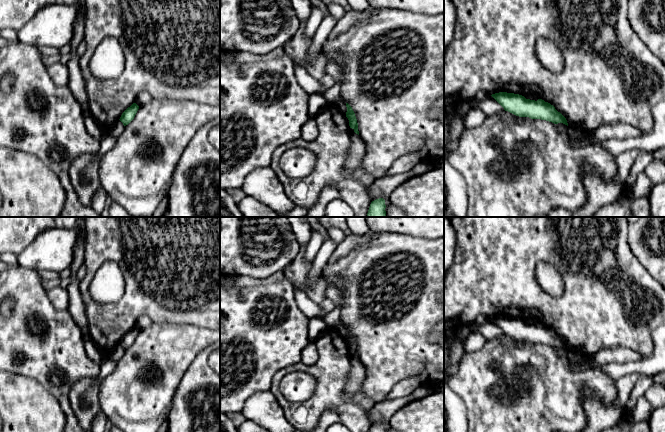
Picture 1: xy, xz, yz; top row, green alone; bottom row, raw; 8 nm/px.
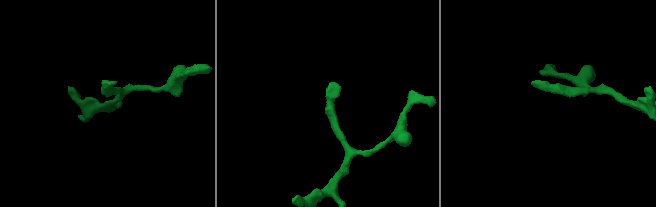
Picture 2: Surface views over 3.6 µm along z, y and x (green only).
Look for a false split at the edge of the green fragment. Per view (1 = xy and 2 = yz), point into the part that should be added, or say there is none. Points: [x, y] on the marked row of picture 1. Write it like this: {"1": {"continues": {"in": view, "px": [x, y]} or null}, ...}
{"1": {"continues": null}, "2": {"continues": null}}

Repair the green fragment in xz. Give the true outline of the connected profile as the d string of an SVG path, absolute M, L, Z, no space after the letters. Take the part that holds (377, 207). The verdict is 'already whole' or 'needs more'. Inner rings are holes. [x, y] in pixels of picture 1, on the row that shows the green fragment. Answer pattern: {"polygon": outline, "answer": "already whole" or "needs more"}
{"polygon": "M383 198L376 199L371 202L367 217L386 217L386 205Z", "answer": "already whole"}

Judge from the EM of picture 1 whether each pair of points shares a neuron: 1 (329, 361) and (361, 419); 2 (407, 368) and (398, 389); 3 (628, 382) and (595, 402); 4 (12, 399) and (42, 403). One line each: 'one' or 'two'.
1: one
2: two
3: one
4: one

